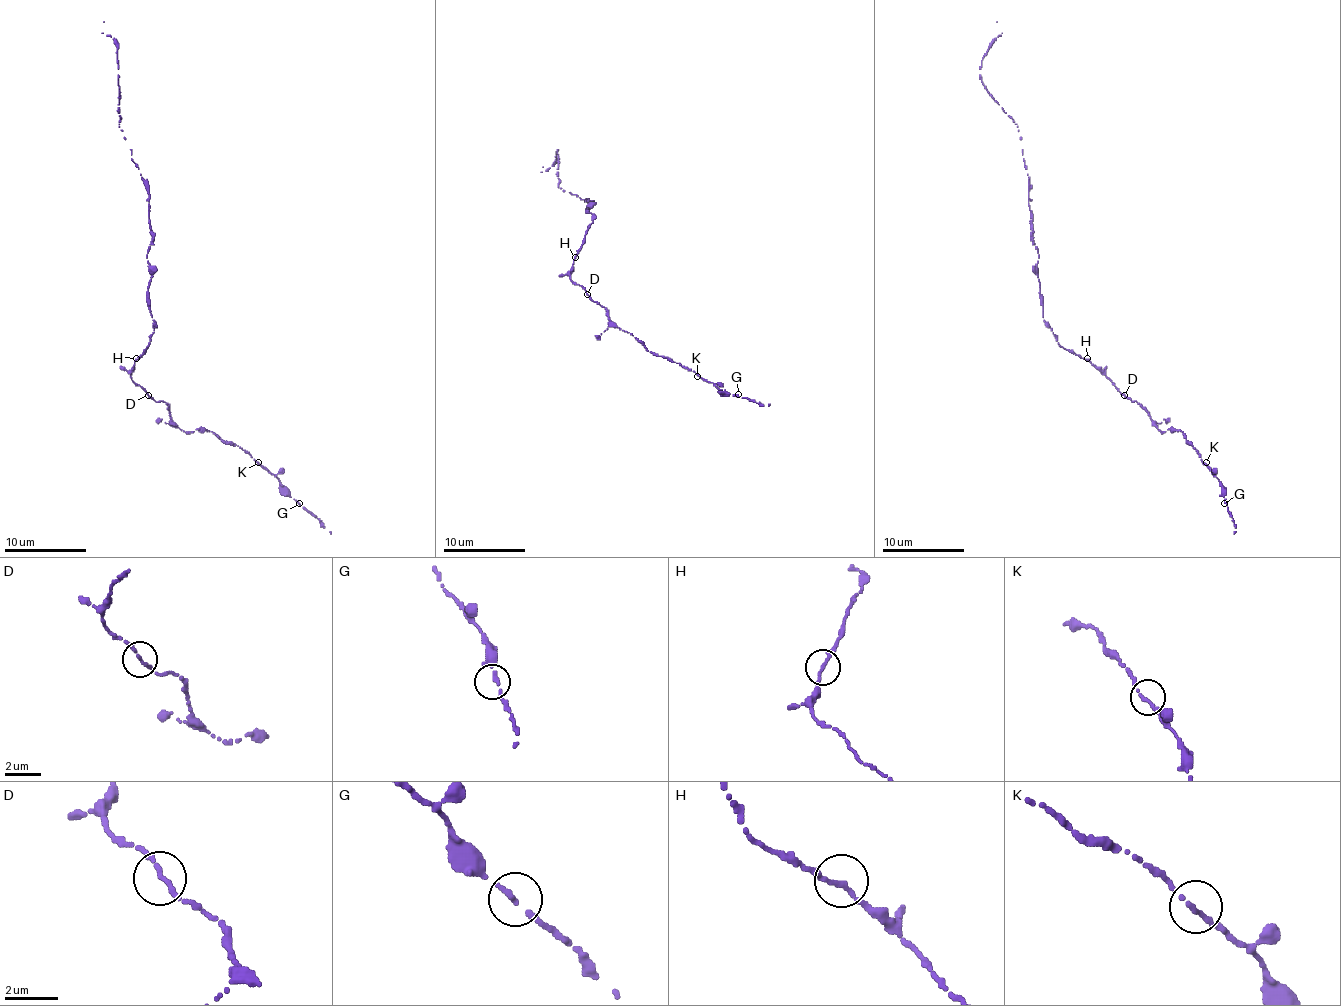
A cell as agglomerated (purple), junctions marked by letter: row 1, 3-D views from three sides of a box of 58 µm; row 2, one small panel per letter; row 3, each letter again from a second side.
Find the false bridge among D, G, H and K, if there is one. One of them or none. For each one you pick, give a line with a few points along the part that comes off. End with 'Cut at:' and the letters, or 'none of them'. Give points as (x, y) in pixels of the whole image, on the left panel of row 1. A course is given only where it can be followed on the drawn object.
Cut at: none of them

